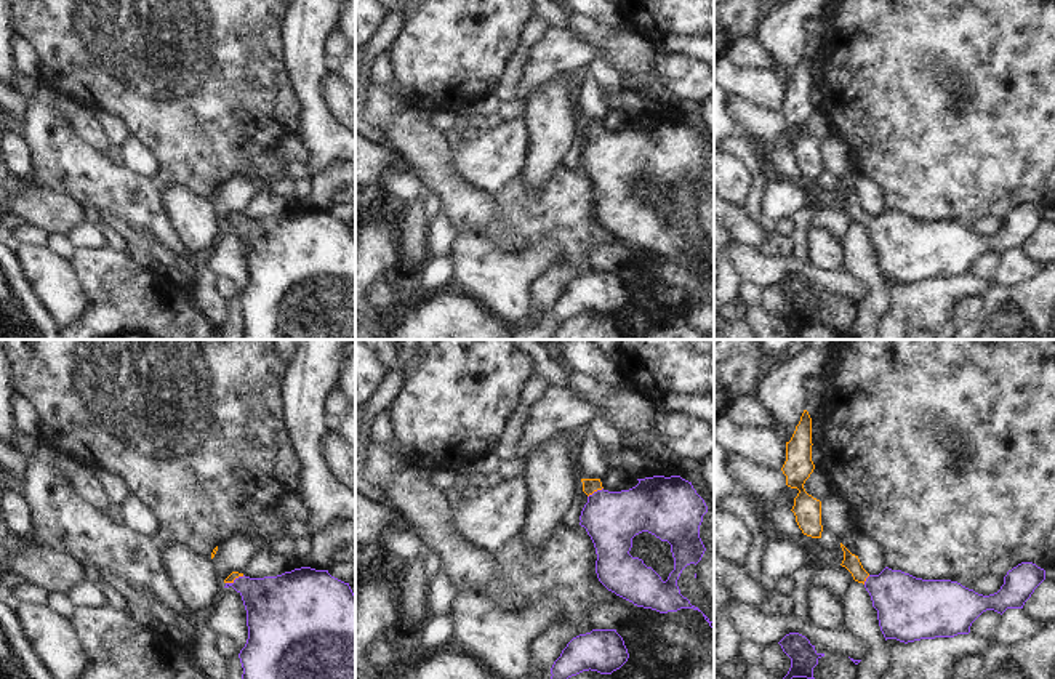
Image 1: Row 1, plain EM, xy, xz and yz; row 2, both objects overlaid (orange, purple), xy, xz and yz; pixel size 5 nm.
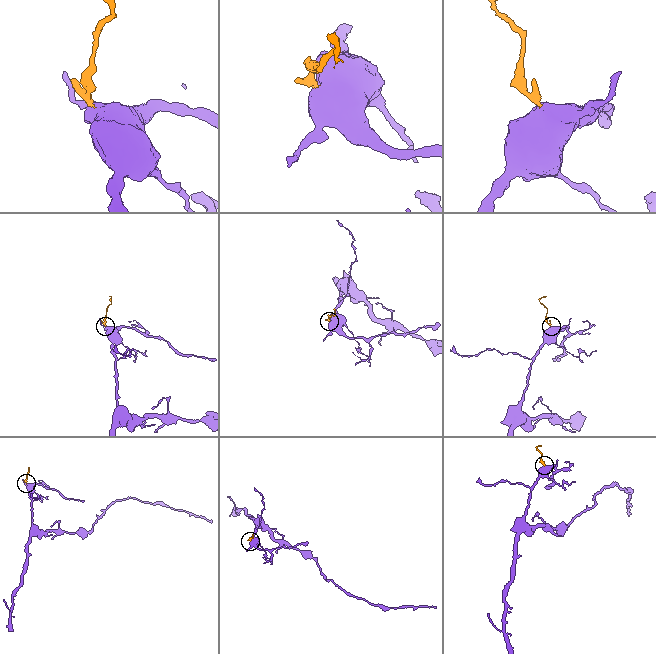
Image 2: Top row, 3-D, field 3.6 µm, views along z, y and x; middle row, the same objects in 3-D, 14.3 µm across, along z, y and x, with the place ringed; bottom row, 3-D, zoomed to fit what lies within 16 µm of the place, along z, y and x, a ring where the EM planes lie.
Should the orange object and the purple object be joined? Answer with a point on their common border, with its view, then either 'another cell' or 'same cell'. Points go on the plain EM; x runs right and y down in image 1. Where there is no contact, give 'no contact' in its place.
xz (594, 132) | same cell

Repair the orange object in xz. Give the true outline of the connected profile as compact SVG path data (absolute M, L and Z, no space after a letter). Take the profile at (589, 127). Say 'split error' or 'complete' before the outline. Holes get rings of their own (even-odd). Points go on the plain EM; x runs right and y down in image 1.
split error; M680 117L637 122L629 131L608 133L600 120L581 120L588 144L580 167L594 184L597 219L608 232L637 248L660 255L680 250L701 253L680 235L677 221L706 192L700 167L708 147L692 123ZM642 173L671 186L674 211L666 223L642 200L629 195L632 179Z

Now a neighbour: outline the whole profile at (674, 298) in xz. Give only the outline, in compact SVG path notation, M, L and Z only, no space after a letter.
M664 288L656 293L656 298L669 307L676 307L682 315L688 311L687 296L680 290Z

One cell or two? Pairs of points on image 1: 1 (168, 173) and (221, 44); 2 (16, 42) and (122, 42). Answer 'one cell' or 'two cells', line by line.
1: one cell
2: two cells

